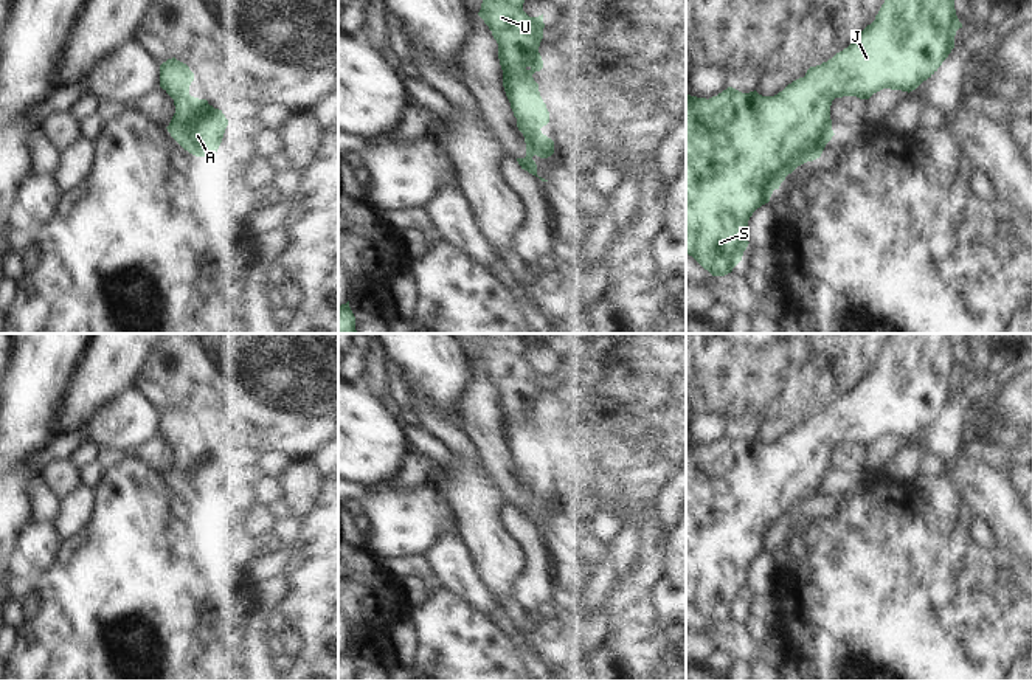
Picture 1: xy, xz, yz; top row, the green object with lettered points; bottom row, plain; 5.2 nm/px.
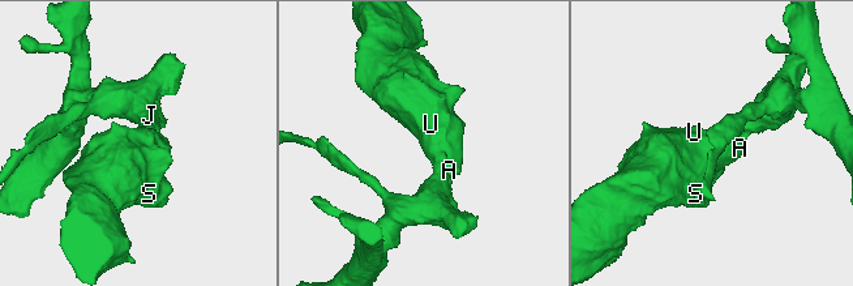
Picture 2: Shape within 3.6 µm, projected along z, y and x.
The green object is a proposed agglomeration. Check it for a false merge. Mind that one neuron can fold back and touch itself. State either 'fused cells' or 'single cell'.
single cell

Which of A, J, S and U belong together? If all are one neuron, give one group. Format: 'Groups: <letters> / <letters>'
Groups: A J S U.

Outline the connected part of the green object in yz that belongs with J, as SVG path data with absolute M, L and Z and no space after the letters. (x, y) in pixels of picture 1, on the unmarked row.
M892 334L875 368L854 391L774 444L728 434L709 447L686 441L686 600L712 624L725 624L748 594L748 568L770 549L774 537L798 513L821 504L835 482L830 453L835 445L869 447L891 436L916 437L954 396L962 371L950 334Z

